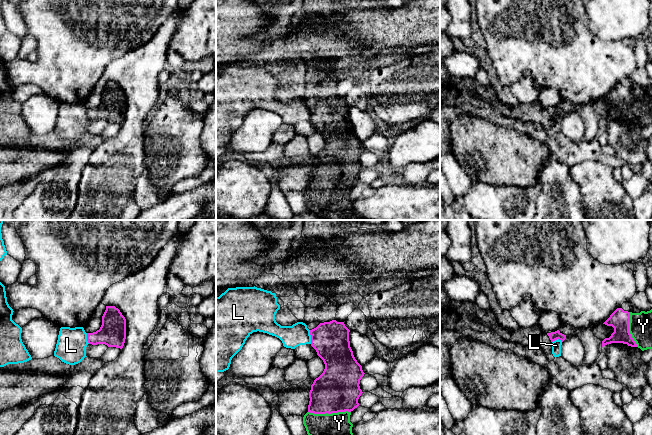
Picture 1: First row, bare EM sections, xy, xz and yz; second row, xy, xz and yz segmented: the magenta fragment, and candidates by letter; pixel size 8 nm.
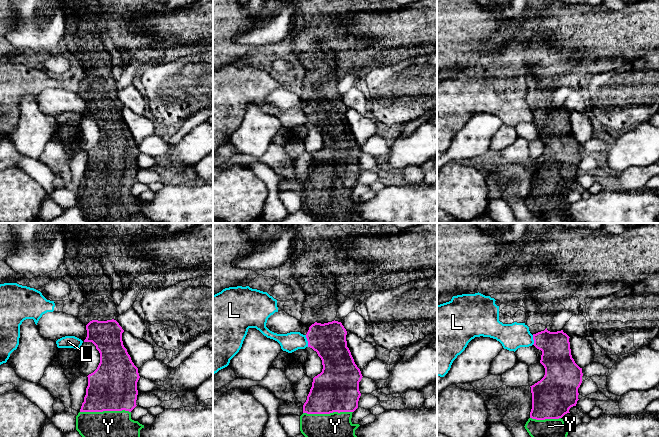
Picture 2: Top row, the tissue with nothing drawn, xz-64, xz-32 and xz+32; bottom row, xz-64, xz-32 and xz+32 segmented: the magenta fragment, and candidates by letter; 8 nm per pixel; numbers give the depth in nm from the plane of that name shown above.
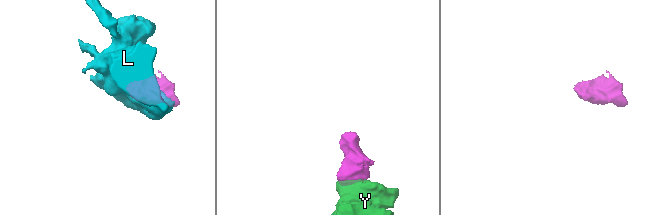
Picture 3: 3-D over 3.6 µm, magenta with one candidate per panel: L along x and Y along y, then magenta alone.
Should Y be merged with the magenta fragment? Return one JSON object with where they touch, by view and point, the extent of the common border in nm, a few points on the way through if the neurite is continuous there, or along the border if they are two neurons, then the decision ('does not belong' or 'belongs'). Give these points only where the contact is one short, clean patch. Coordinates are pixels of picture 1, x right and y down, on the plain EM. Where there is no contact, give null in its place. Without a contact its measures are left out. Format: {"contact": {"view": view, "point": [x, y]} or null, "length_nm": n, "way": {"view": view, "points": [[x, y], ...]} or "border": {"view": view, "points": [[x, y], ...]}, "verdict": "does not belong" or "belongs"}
{"contact": {"view": "xz", "point": [329, 189]}, "length_nm": 340, "verdict": "belongs"}

